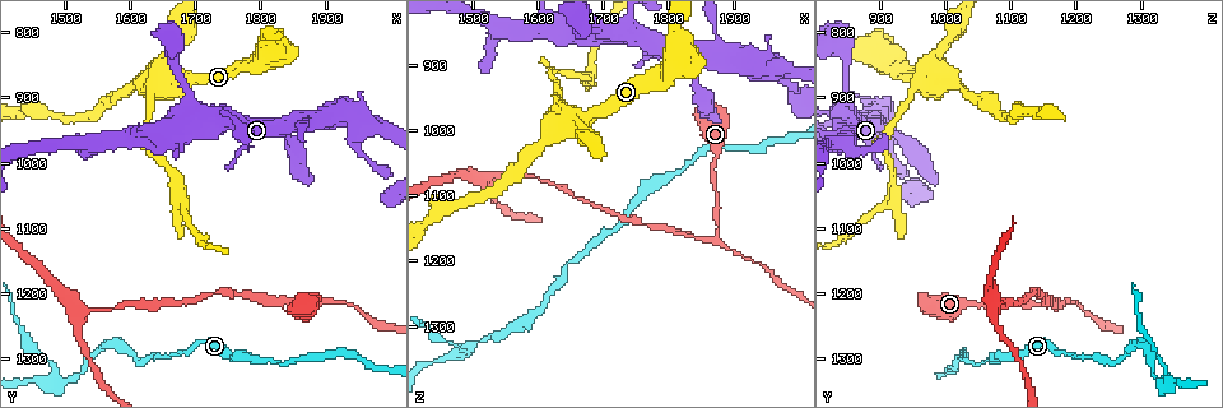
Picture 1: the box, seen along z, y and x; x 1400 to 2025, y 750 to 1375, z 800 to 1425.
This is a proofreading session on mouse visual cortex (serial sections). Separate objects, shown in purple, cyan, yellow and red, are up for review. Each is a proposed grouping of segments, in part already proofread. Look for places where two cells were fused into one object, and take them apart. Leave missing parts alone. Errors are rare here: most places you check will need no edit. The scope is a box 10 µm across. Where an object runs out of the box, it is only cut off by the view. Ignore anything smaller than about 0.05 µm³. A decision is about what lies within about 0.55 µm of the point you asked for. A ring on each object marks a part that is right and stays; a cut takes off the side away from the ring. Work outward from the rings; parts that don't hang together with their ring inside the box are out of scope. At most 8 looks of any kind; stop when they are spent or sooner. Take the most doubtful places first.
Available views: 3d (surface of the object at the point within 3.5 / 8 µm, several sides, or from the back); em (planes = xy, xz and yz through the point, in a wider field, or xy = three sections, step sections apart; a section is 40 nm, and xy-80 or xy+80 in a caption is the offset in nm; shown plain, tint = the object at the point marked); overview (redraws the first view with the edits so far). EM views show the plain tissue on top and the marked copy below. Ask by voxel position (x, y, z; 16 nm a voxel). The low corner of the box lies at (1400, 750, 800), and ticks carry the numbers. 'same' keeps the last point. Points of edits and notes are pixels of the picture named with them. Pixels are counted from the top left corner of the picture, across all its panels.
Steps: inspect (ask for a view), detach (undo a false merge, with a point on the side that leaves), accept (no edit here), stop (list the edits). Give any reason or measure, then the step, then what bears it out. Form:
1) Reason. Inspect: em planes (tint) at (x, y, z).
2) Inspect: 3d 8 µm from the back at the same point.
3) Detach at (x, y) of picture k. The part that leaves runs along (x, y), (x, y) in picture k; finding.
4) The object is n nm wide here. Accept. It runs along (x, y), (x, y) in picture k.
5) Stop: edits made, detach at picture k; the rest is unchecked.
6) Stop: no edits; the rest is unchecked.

Inspect: em xy step 5 (tint) at (1665, 875, 980).

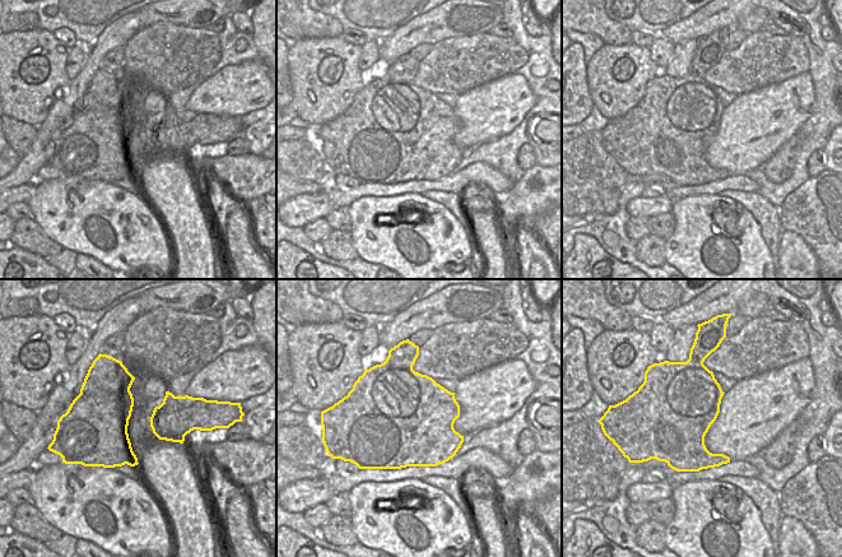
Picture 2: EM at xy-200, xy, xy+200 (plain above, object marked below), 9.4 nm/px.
Inspect: 3d 3.5 µm at the same point.

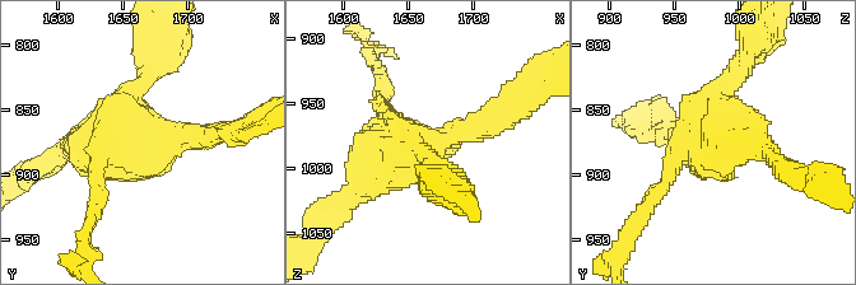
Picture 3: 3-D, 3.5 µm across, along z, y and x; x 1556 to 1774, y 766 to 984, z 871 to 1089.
The object is 950 nm wide here. Detach at (382, 79) of picture 3. The part that leaves runs along (413, 150), (432, 160), (460, 199) in picture 3; two cells meet here.

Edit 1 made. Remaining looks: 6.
See it whole again. Inspect: overview.

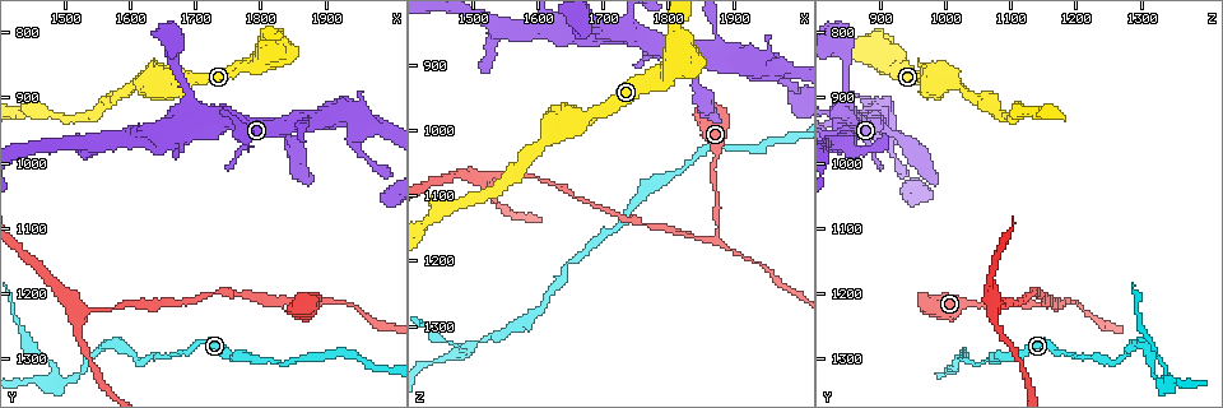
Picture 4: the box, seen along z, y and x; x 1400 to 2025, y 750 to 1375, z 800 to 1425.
A fork. Inspect: 3d 3.5 µm at (1875, 1215, 1165).

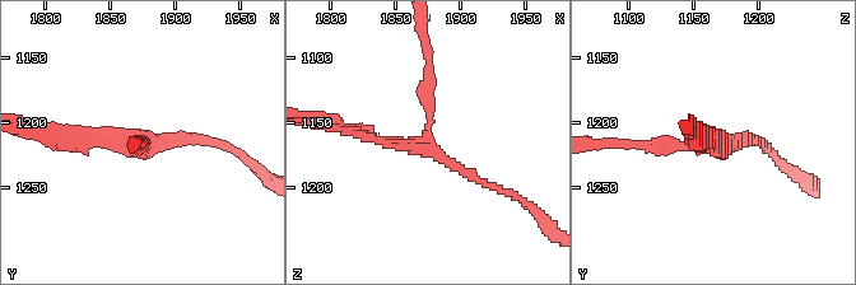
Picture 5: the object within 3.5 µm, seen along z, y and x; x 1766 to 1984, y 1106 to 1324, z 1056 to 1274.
Inspect: em planes (tint) at (1874, 1216, 1166).

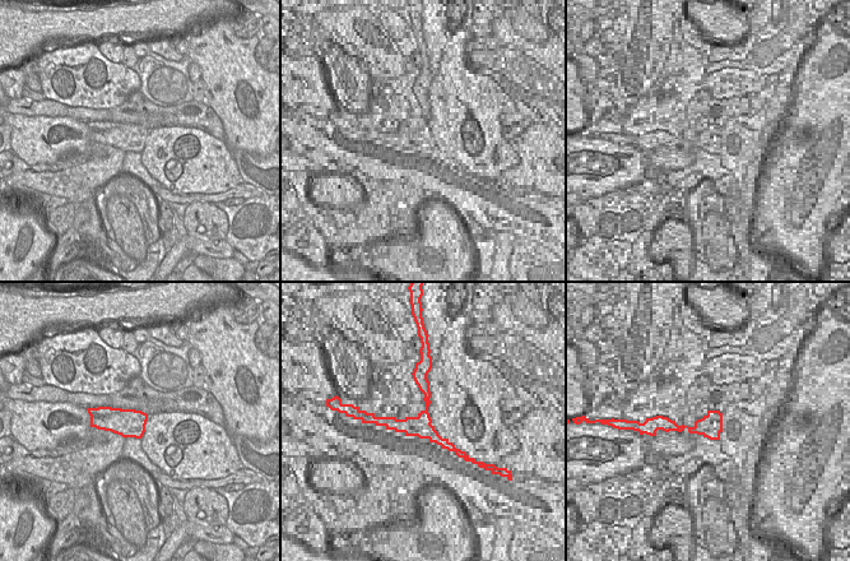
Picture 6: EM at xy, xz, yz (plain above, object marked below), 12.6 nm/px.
The arms are 150, 150, 150 nm wide. Accept. It runs along (143, 144), (56, 140) in picture 5; all the same cell.

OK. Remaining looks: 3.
Abrupt turn. Inspect: em xy step 3 (tint) at (1530, 1230, 1070).

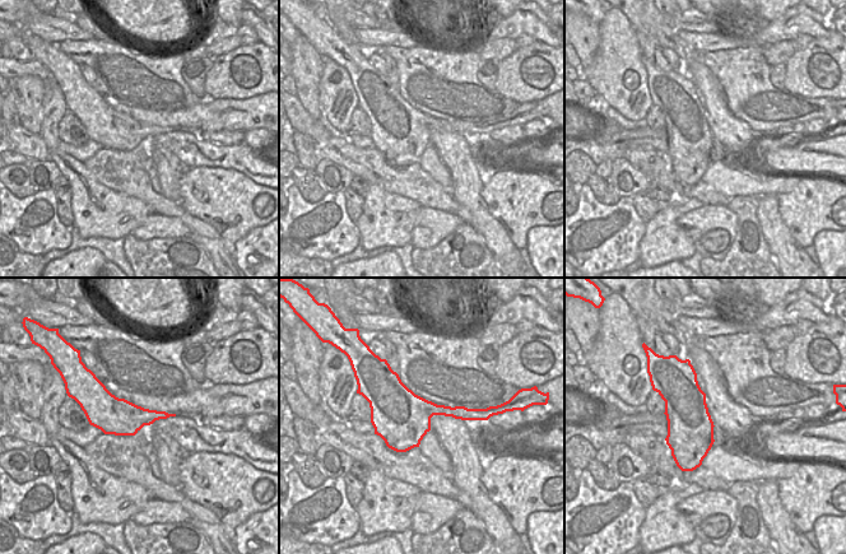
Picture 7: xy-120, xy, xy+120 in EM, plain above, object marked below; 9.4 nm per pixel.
Wider look. Inspect: 3d 3.5 µm from the back at the same point.

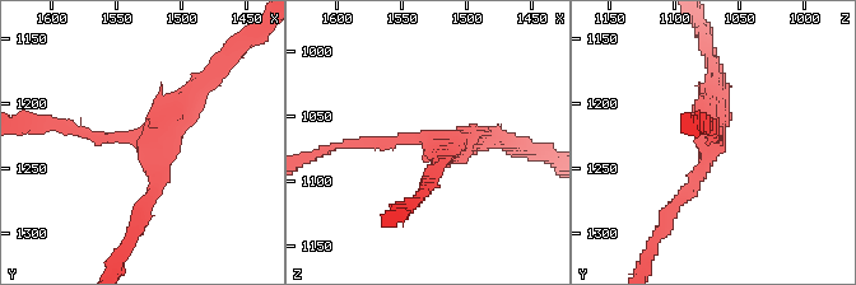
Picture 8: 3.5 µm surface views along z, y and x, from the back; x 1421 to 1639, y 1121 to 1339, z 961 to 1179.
The arms are 150, 200, 300 nm wide. Accept. It runs along (64, 129), (145, 144), (204, 82) in picture 8; one cell here.

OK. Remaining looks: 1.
Stop: edits made, detach at picture 3; the rest is unchecked.

